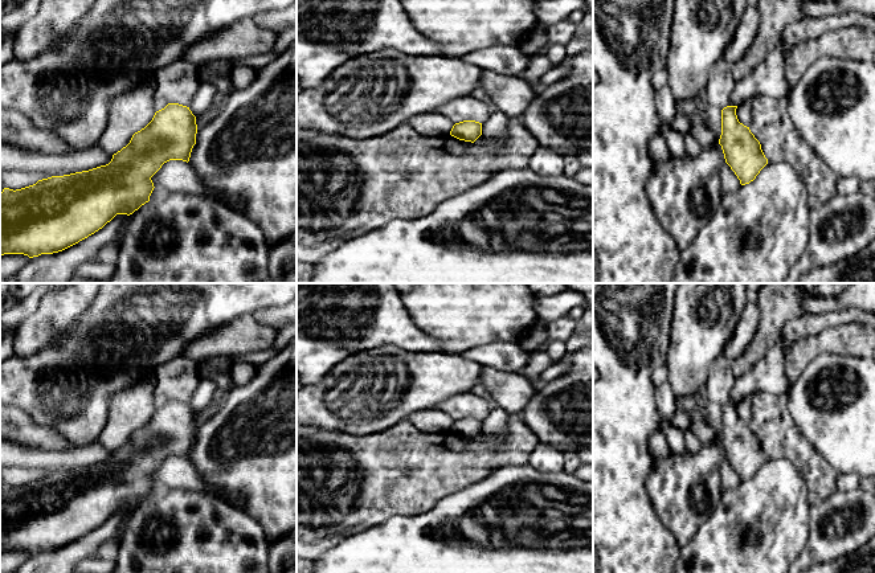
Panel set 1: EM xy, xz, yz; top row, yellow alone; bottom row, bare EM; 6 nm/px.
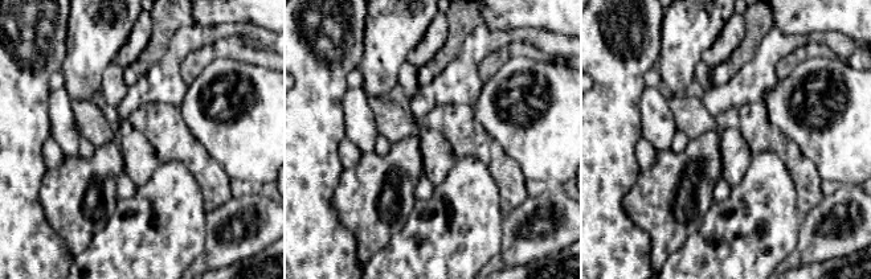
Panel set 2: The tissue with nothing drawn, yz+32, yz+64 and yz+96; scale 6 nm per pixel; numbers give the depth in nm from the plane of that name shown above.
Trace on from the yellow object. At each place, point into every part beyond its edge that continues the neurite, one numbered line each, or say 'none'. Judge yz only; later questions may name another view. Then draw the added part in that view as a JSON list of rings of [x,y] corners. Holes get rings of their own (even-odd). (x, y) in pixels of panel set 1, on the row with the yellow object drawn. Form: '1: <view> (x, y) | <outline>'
none

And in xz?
none

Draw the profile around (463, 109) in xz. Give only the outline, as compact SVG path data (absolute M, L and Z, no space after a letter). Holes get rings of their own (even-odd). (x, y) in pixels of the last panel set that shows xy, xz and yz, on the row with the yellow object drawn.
M471 95L445 103L437 111L447 116L454 124L463 120L483 123L491 114L486 103Z

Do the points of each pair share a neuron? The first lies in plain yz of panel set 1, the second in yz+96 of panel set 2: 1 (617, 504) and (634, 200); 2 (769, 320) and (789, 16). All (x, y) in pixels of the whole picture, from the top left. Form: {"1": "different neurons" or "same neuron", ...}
{"1": "different neurons", "2": "different neurons"}

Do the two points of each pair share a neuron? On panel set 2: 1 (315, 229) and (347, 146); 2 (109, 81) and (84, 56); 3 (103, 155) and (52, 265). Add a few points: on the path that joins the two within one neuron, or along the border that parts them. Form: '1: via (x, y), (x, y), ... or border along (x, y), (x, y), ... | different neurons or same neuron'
1: border along (344, 136), (339, 144), (339, 159), (343, 168) | different neurons
2: border along (113, 61), (103, 72), (99, 87) | different neurons
3: border along (45, 216), (73, 257) | different neurons

